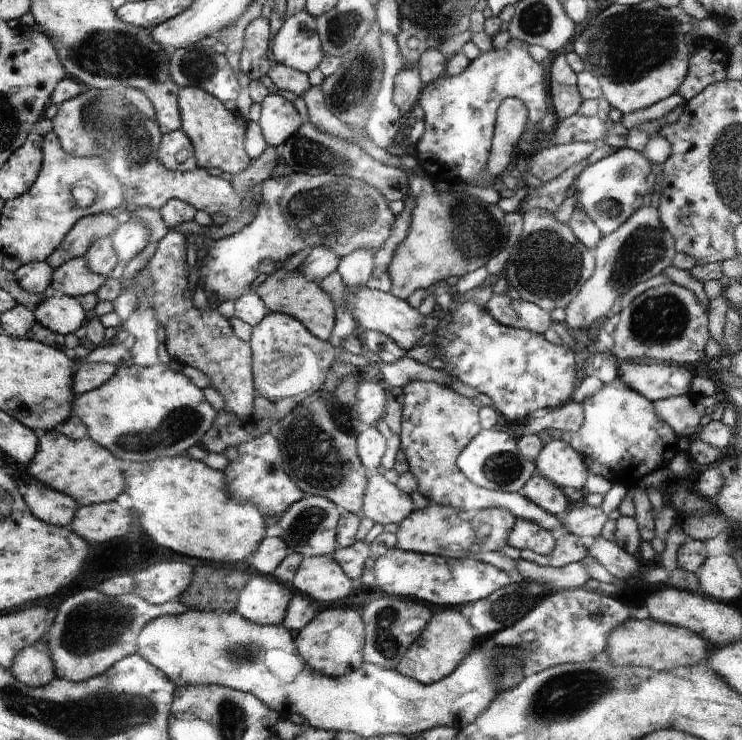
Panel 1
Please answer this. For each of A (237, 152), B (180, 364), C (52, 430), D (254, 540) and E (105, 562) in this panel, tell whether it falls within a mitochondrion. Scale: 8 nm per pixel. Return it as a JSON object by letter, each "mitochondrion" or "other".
{"A":"other","B":"other","C":"other","D":"other","E":"other"}

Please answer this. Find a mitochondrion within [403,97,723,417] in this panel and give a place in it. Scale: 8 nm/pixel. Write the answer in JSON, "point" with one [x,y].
{"point":[545,265]}

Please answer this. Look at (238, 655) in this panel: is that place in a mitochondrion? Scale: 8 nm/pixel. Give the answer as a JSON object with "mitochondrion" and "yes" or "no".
{"mitochondrion":"yes"}

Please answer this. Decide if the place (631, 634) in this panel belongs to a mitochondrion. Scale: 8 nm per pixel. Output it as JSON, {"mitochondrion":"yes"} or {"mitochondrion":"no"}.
{"mitochondrion":"no"}

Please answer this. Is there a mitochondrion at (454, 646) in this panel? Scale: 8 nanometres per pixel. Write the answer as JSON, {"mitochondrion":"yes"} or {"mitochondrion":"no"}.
{"mitochondrion":"no"}

